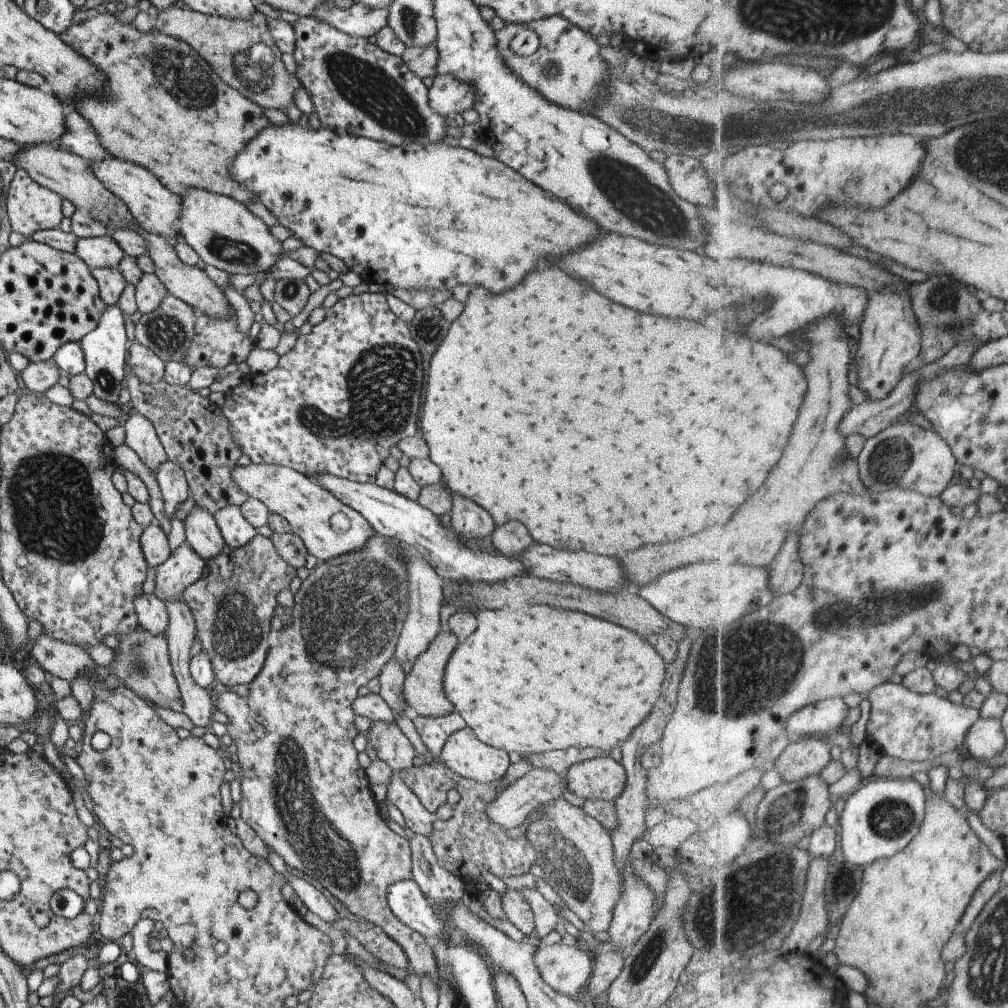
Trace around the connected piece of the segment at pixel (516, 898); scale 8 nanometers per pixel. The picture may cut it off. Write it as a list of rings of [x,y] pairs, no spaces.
[[[505,889],[505,892],[500,894],[500,902],[510,926],[515,926],[519,932],[522,932],[522,935],[533,934],[533,915],[521,893]]]

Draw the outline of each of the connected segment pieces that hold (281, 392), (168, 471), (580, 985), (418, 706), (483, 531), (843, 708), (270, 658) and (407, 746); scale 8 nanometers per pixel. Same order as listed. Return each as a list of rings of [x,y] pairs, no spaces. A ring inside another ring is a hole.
[[[369,291],[355,296],[353,293],[340,298],[331,307],[326,308],[325,318],[321,323],[313,325],[309,334],[299,335],[296,338],[293,348],[278,358],[275,368],[265,374],[243,375],[241,383],[236,385],[226,394],[224,403],[219,406],[223,416],[229,421],[230,431],[234,441],[238,444],[242,454],[249,456],[251,463],[272,464],[284,467],[291,467],[301,474],[314,478],[319,473],[329,473],[339,478],[344,478],[358,483],[373,483],[375,474],[383,460],[389,455],[391,446],[396,444],[402,437],[417,435],[417,412],[419,412],[419,398],[421,398],[421,354],[415,341],[411,338],[410,330],[406,323],[399,320],[388,307],[385,291],[370,293]]]
[[[166,460],[159,465],[154,477],[163,501],[163,514],[170,524],[171,516],[175,514],[177,506],[187,498],[188,484],[184,472],[179,466]]]
[[[539,945],[532,959],[541,978],[553,990],[575,999],[585,989],[592,973],[592,954],[577,946]]]
[[[444,629],[438,631],[435,638],[429,643],[429,646],[419,656],[414,658],[414,664],[409,674],[405,675],[402,693],[405,702],[418,715],[438,717],[449,714],[454,710],[454,706],[444,693],[442,676],[445,665],[457,644],[456,636],[451,631]]]
[[[452,495],[450,526],[457,536],[480,539],[491,534],[495,524],[491,515],[470,498]]]
[[[841,698],[825,699],[806,707],[795,710],[791,720],[787,722],[787,732],[790,736],[811,736],[824,734],[829,730],[839,728],[849,716],[849,706]]]
[[[373,533],[359,550],[327,559],[313,567],[308,572],[308,576],[301,581],[299,589],[293,595],[293,602],[292,622],[278,632],[277,644],[266,652],[265,660],[255,678],[247,686],[238,690],[226,690],[214,700],[215,710],[222,712],[229,718],[229,724],[226,725],[226,733],[232,738],[232,742],[237,747],[238,763],[242,770],[239,802],[241,818],[246,820],[247,826],[252,828],[262,842],[273,849],[289,868],[295,868],[295,870],[307,874],[313,880],[317,880],[349,912],[359,918],[364,918],[365,921],[369,921],[372,925],[378,926],[395,944],[402,948],[402,952],[415,974],[418,976],[429,975],[436,984],[436,964],[431,952],[430,941],[416,930],[401,923],[387,906],[387,886],[403,879],[410,879],[410,848],[408,842],[393,833],[379,816],[377,802],[372,799],[373,796],[371,796],[369,784],[365,778],[365,771],[357,763],[357,750],[355,750],[352,743],[353,737],[358,733],[353,725],[353,716],[355,714],[351,708],[351,702],[357,696],[357,688],[367,684],[371,678],[378,676],[386,662],[392,658],[402,624],[408,613],[406,560],[395,551],[388,551],[386,537]]]
[[[395,720],[371,721],[365,734],[369,737],[369,744],[375,750],[376,757],[390,766],[394,773],[413,764],[411,760],[416,753]]]

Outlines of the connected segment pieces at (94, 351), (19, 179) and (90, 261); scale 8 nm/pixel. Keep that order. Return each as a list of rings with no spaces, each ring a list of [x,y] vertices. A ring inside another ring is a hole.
[[[106,305],[95,328],[84,334],[78,343],[83,353],[84,373],[92,382],[93,396],[116,404],[119,393],[124,388],[126,349],[129,343],[121,310],[116,305]]]
[[[17,169],[6,194],[6,215],[8,216],[10,229],[24,237],[30,237],[33,233],[59,227],[59,222],[63,220],[61,199],[60,196],[51,192],[48,188],[32,181],[23,169]]]
[[[107,234],[88,239],[77,239],[74,254],[90,269],[95,267],[116,268],[124,250]]]

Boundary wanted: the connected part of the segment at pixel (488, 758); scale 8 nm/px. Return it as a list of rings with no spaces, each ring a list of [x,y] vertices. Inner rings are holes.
[[[467,726],[447,737],[437,757],[455,774],[478,783],[499,781],[511,767],[504,750],[487,746]]]

